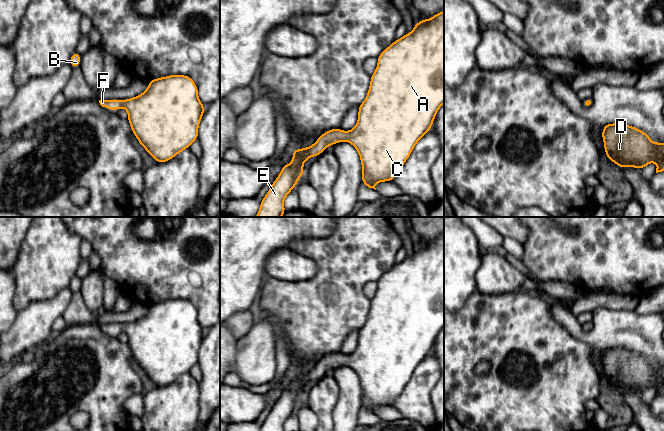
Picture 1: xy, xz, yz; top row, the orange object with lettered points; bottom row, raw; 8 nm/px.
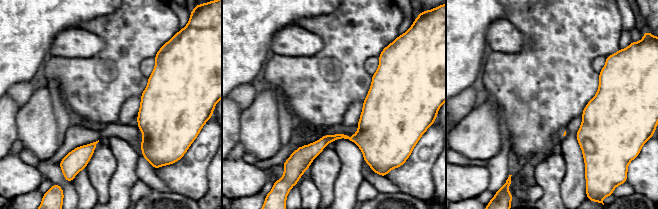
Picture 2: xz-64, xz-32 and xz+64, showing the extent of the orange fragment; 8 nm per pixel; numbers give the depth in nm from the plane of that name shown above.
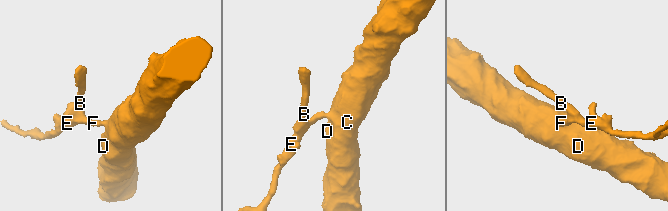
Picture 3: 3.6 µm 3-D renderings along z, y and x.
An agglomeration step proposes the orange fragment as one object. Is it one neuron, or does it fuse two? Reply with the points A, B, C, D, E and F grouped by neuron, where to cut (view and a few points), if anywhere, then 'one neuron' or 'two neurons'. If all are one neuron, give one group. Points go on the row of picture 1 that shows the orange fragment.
A B C D E F; no cut; one neuron

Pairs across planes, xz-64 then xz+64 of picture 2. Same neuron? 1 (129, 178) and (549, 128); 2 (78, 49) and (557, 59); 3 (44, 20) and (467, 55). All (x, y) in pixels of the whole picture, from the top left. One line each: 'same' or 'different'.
1: different
2: different
3: same

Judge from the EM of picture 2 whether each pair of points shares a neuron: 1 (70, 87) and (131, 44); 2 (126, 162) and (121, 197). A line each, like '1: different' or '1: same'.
1: same
2: same

